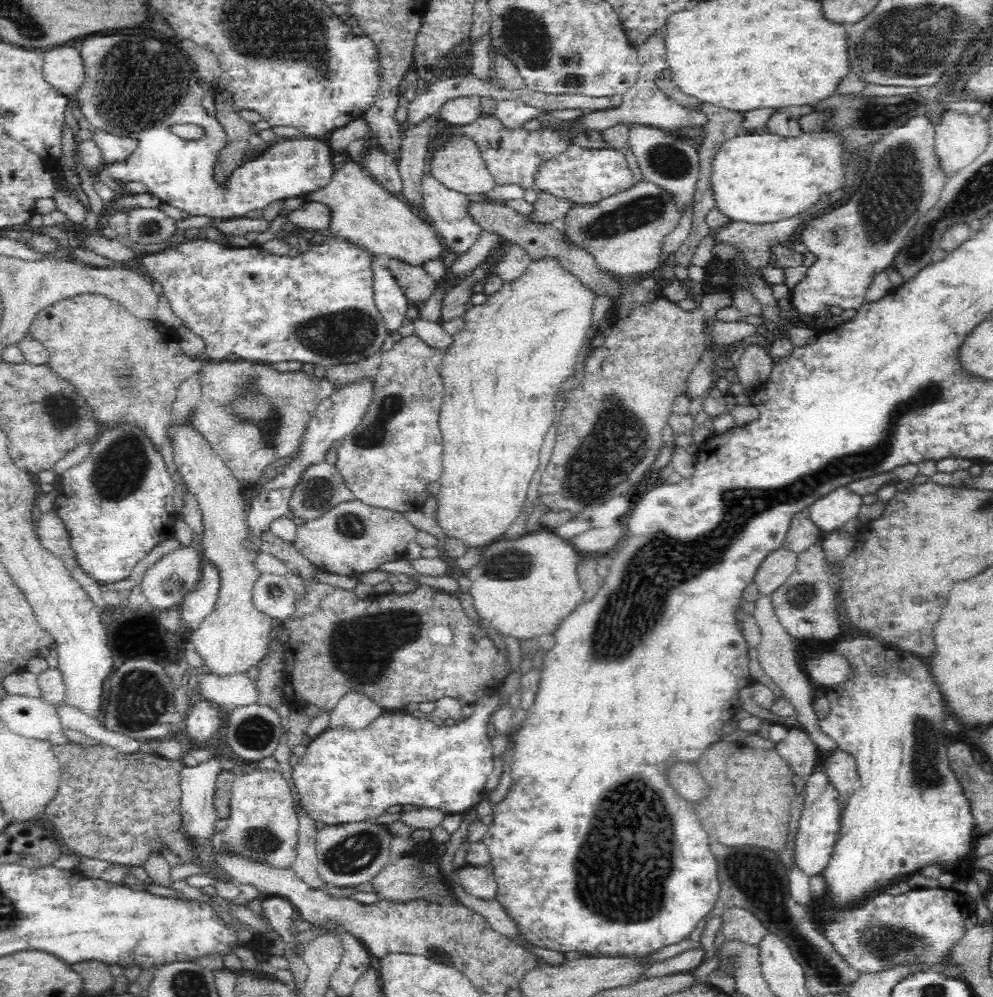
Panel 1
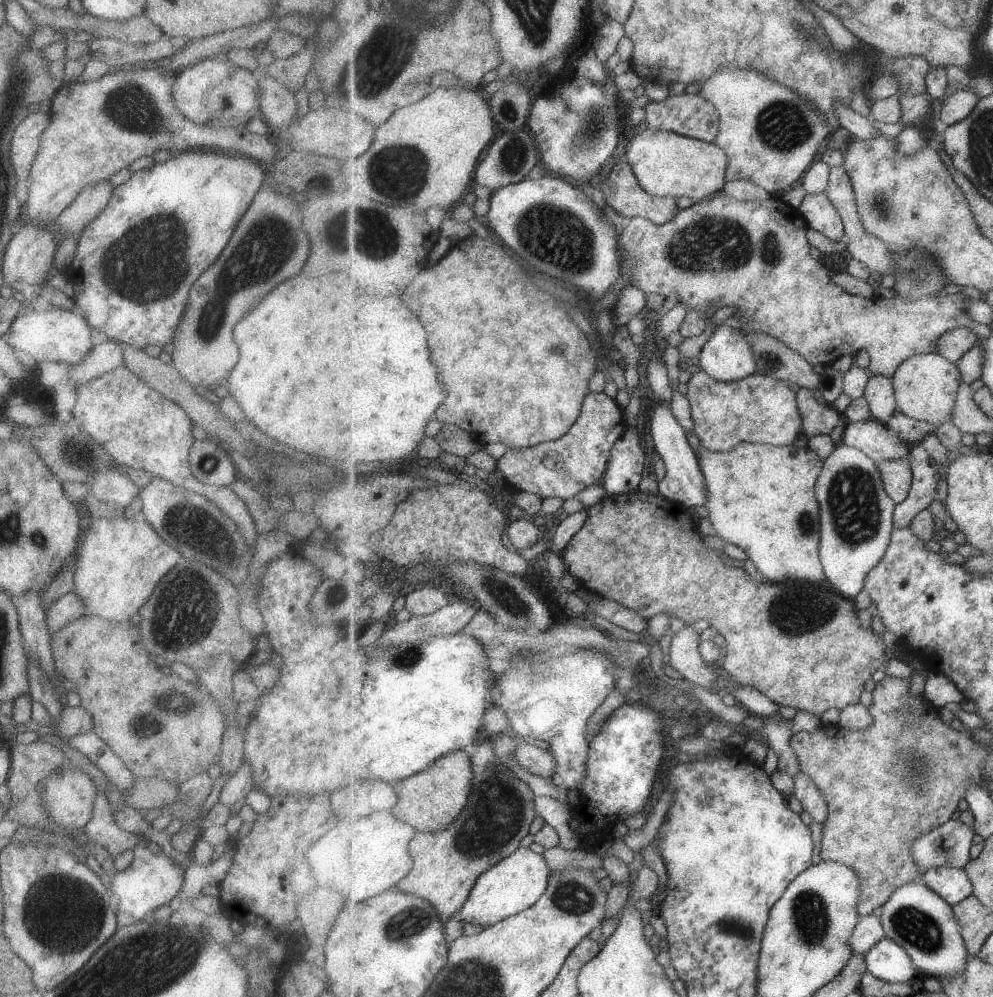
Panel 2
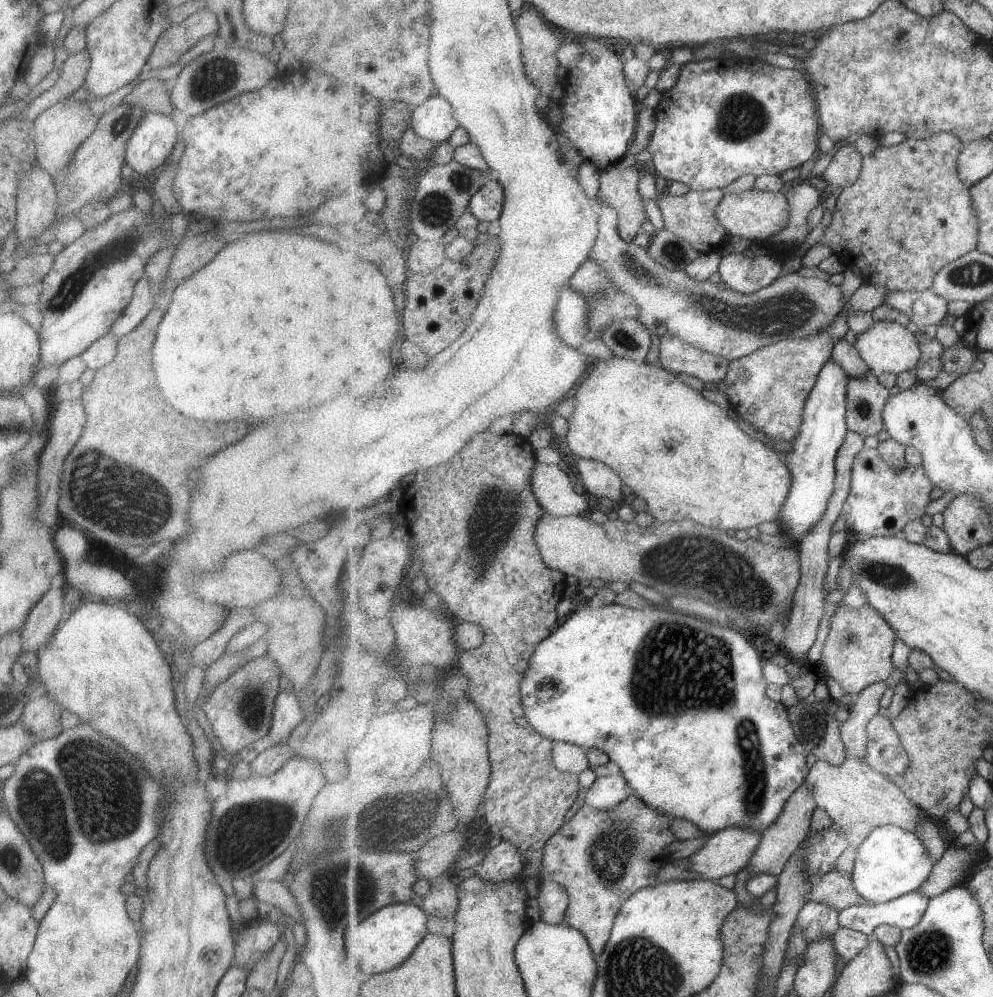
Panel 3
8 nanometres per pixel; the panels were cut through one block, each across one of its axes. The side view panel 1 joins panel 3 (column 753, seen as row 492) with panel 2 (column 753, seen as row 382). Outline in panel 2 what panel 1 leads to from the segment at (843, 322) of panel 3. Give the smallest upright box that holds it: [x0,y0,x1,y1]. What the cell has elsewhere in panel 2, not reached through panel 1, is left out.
[688,370,804,451]

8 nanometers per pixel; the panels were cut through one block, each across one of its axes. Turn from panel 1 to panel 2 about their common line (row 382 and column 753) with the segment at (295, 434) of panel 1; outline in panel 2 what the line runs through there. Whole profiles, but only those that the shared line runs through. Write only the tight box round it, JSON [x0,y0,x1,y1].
[622,192,974,379]

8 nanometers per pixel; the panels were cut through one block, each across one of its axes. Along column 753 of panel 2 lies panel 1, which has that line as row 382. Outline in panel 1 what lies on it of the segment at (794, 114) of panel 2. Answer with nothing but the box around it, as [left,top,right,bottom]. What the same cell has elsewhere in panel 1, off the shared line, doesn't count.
[29,293,204,449]

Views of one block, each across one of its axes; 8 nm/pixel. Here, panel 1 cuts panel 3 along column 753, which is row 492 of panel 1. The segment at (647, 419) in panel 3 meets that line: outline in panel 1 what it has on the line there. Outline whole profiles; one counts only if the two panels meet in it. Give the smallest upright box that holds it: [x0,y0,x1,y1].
[432,258,596,549]

